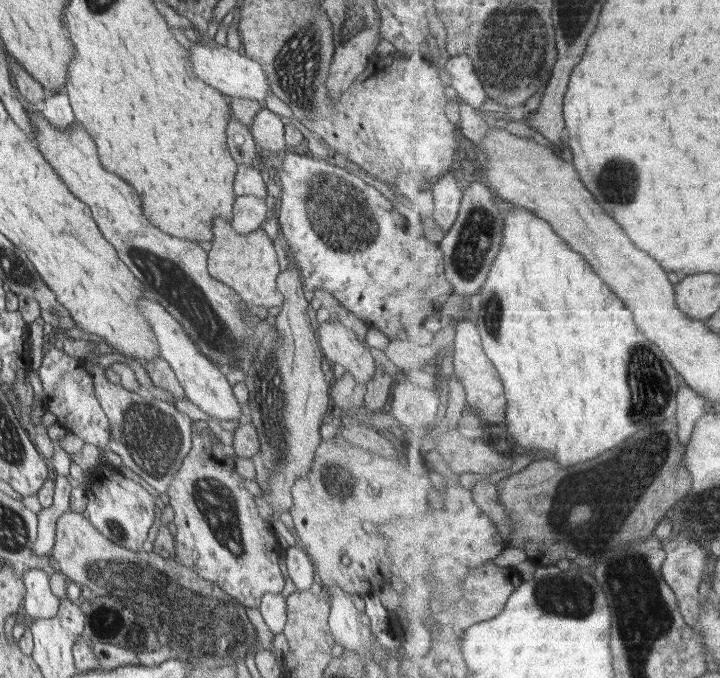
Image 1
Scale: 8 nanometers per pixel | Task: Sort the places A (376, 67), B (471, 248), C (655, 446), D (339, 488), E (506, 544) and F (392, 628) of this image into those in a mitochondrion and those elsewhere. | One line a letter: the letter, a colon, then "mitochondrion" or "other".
A: other
B: mitochondrion
C: mitochondrion
D: mitochondrion
E: other
F: other

